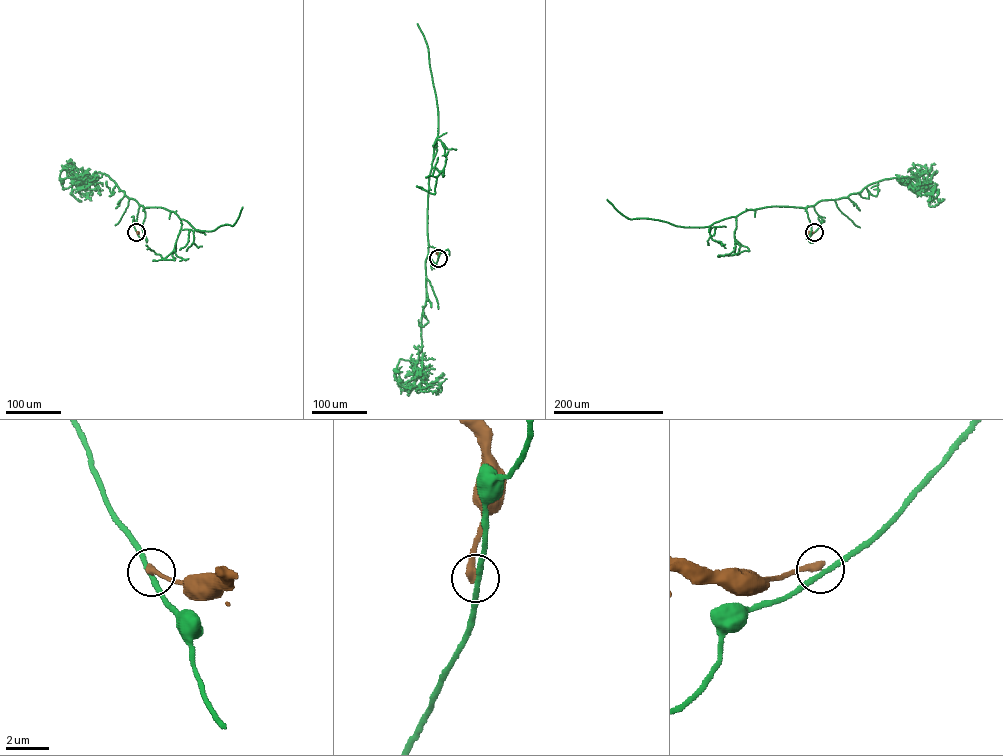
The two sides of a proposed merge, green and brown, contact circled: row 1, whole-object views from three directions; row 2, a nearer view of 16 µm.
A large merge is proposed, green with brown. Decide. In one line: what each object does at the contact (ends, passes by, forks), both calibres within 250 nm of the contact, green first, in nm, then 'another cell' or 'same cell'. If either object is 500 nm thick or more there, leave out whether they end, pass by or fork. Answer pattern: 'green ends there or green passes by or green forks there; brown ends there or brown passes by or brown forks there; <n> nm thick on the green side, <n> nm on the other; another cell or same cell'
green passes by; brown ends there; 240 nm thick on the green side, 360 nm on the other; another cell

